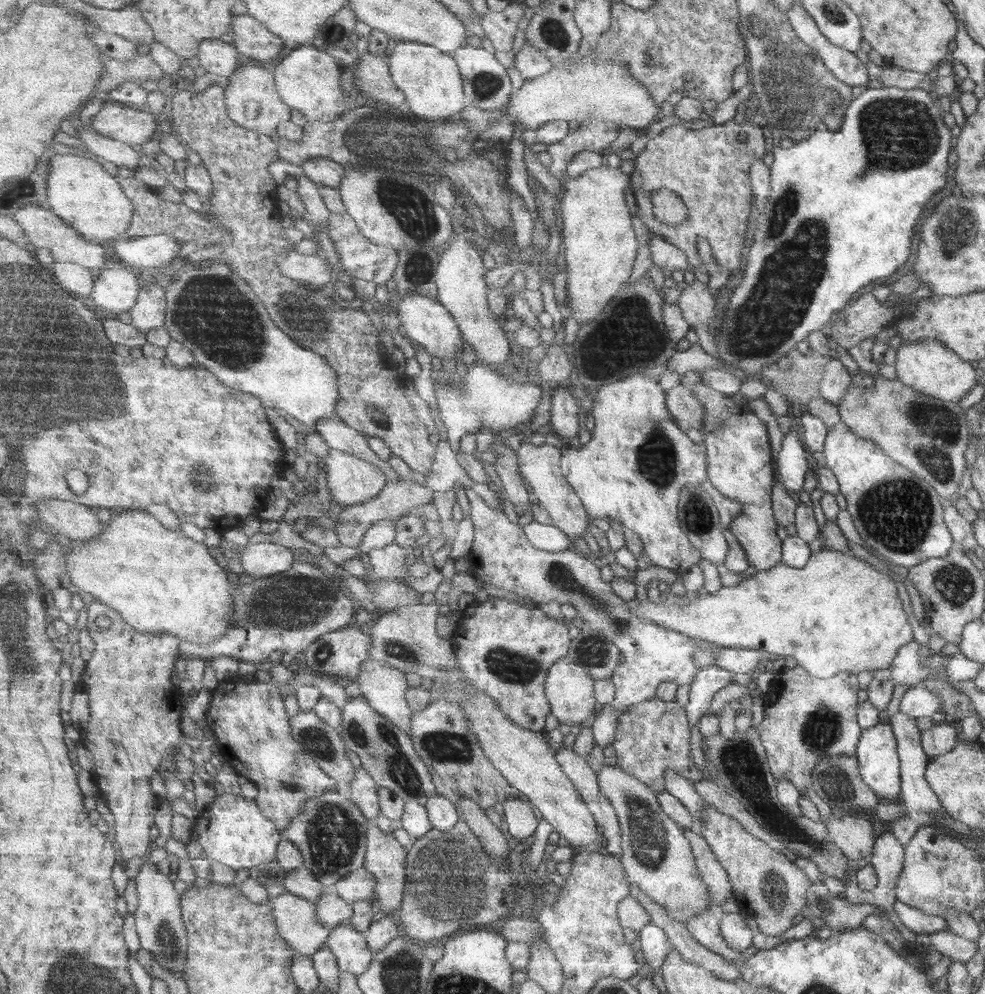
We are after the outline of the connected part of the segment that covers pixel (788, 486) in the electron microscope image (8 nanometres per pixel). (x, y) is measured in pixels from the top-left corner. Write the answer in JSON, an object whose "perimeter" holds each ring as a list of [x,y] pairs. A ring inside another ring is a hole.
{"perimeter":[[[795,427],[784,435],[780,449],[776,452],[776,469],[786,491],[799,494],[802,491],[803,477],[808,472],[806,452],[799,438],[795,436]]]}

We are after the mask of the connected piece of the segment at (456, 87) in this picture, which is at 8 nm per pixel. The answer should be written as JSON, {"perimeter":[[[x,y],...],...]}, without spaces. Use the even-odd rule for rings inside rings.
{"perimeter":[[[398,41],[389,62],[391,78],[407,100],[407,110],[427,125],[447,121],[459,115],[469,104],[464,91],[464,79],[453,55],[438,50],[435,46],[413,41]]]}

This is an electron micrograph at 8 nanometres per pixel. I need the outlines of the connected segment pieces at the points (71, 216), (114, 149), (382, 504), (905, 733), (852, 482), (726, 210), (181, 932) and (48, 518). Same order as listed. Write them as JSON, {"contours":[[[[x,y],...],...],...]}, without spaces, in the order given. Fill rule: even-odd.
{"contours":[[[[56,154],[49,161],[51,168],[47,174],[47,197],[52,211],[60,216],[67,224],[71,224],[75,230],[79,230],[87,240],[91,242],[101,242],[105,244],[107,240],[113,240],[121,234],[125,234],[132,224],[134,206],[128,195],[125,194],[124,187],[119,184],[118,176],[111,176],[105,168],[97,162],[97,159],[89,159],[89,156],[81,157],[81,154]]],[[[83,124],[83,128],[76,134],[91,155],[113,162],[119,169],[138,168],[139,162],[141,162],[142,154],[135,152],[133,146],[111,137],[102,136],[89,124]]],[[[412,480],[399,482],[389,481],[388,484],[383,487],[383,490],[381,490],[377,498],[334,512],[335,528],[333,530],[337,534],[339,541],[341,541],[345,547],[357,549],[361,547],[365,534],[371,529],[371,526],[373,526],[375,522],[381,522],[381,520],[397,522],[401,518],[417,512],[419,507],[433,504],[434,499],[435,491],[427,485],[421,486],[421,484],[417,484],[417,482],[413,482]]],[[[897,711],[887,716],[886,721],[892,730],[892,735],[896,742],[900,774],[900,792],[902,802],[906,806],[906,816],[911,818],[917,826],[929,825],[939,817],[948,816],[948,814],[944,812],[944,808],[939,804],[939,800],[937,800],[933,791],[929,788],[927,781],[924,779],[928,757],[920,745],[920,732],[916,727],[916,719],[904,712]]],[[[839,421],[827,429],[822,452],[818,456],[824,459],[836,478],[838,493],[847,503],[846,510],[859,538],[886,562],[909,569],[929,558],[942,558],[955,547],[942,520],[940,498],[933,488],[891,460],[873,441],[855,436]]],[[[727,120],[720,125],[712,125],[700,129],[689,129],[683,124],[671,125],[650,140],[645,149],[636,156],[634,171],[629,174],[635,199],[637,214],[646,228],[654,235],[664,237],[671,244],[680,248],[687,256],[689,264],[693,267],[702,267],[701,257],[696,249],[696,238],[703,237],[710,246],[712,259],[719,266],[724,266],[733,273],[741,266],[741,250],[743,250],[743,236],[749,216],[749,202],[751,191],[749,188],[748,170],[753,161],[763,159],[765,144],[761,138],[759,127],[751,122],[733,123]],[[741,134],[745,134],[745,142],[741,142]],[[668,188],[676,191],[688,205],[688,219],[683,224],[671,226],[661,222],[654,213],[652,193],[654,190]]],[[[148,858],[135,876],[138,907],[132,917],[135,919],[135,931],[140,939],[140,946],[155,954],[157,963],[177,975],[184,975],[188,956],[188,930],[184,923],[181,908],[182,894],[175,890],[173,879],[162,874],[160,868]]],[[[49,500],[39,502],[37,510],[45,527],[71,540],[90,540],[104,531],[104,524],[95,518],[95,512],[83,504]]]]}

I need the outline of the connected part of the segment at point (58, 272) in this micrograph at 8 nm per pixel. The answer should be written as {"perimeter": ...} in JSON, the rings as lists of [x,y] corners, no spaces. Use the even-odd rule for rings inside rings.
{"perimeter":[[[68,260],[55,261],[51,268],[54,270],[55,278],[63,284],[63,288],[73,292],[77,298],[90,298],[96,281],[91,269]]]}

